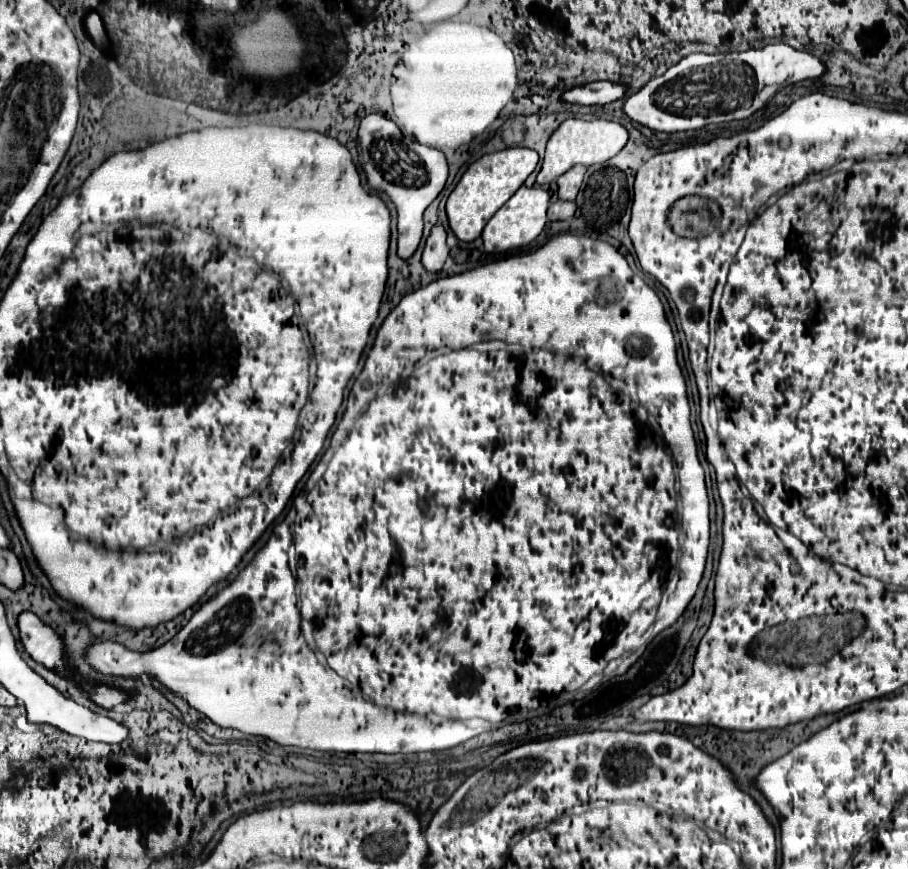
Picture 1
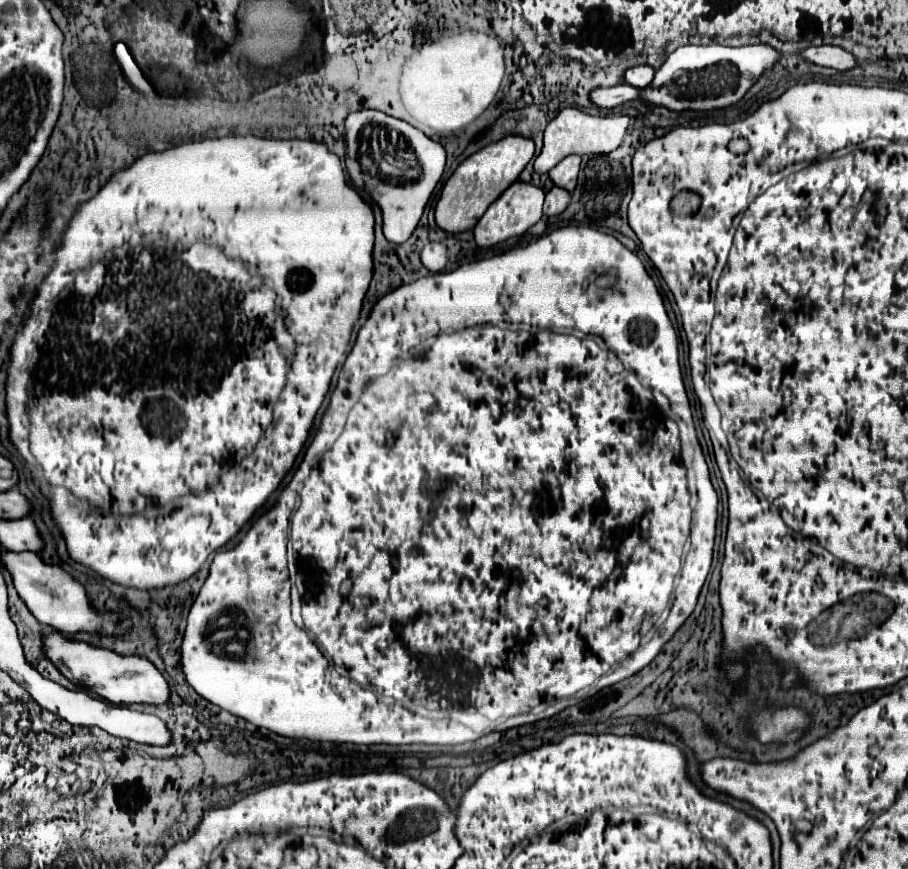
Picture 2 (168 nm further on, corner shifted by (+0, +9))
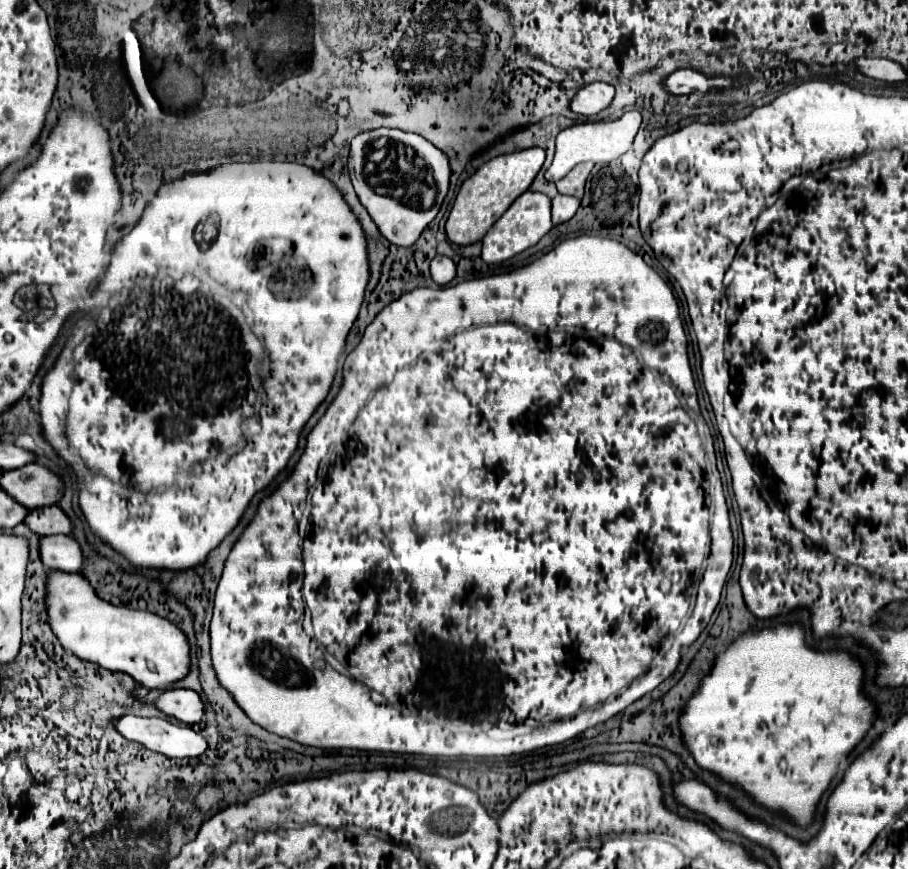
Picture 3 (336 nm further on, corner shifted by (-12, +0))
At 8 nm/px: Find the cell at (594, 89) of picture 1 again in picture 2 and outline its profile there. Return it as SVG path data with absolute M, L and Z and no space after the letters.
M639 65L639 67L631 67L623 73L623 83L633 85L633 87L647 87L653 79L655 69L649 65Z

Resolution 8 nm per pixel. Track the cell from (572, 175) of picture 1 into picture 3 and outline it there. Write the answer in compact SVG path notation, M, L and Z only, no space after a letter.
M583 162L583 164L575 166L565 178L557 180L559 194L567 194L567 196L581 198L583 196L583 190L585 190L587 176L591 174L591 170L593 170L593 164L591 162Z

